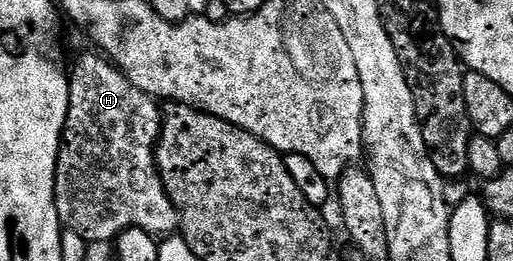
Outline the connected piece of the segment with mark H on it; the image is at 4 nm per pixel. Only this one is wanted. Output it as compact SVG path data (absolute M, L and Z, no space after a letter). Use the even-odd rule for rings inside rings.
M93 53L79 58L74 65L72 62L69 73L69 110L61 133L55 179L55 203L62 226L78 233L87 243L112 242L128 229L142 229L158 239L176 234L177 208L171 203L157 170L162 110L154 98L131 84L112 61Z

